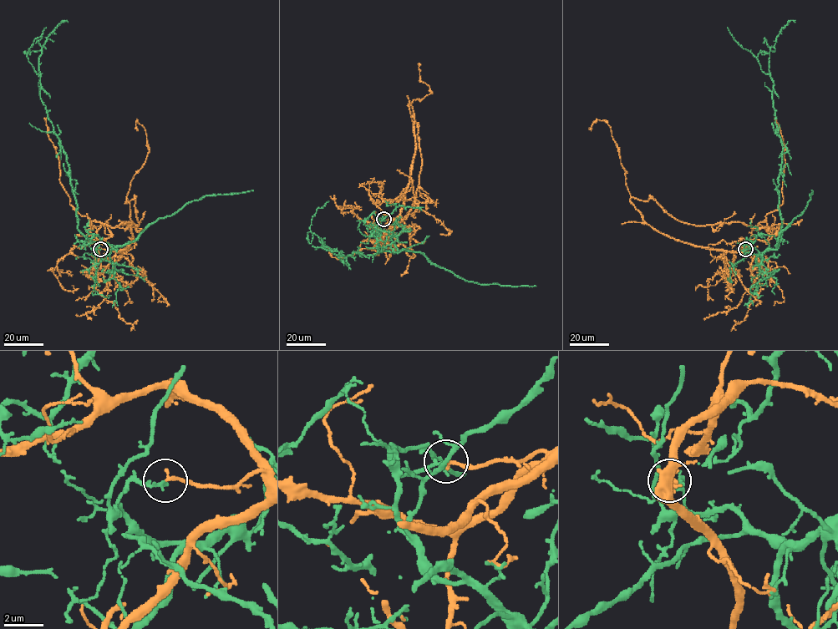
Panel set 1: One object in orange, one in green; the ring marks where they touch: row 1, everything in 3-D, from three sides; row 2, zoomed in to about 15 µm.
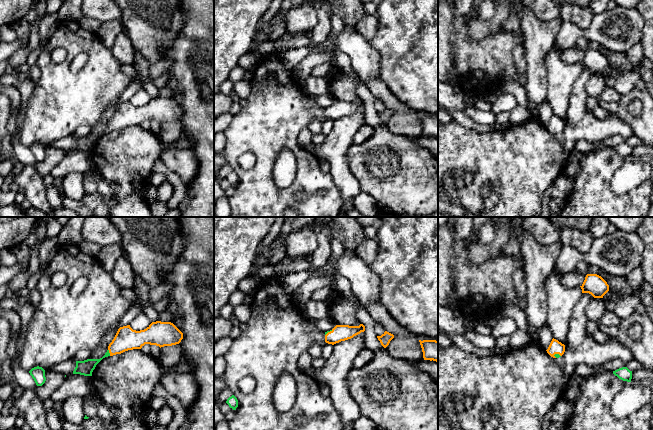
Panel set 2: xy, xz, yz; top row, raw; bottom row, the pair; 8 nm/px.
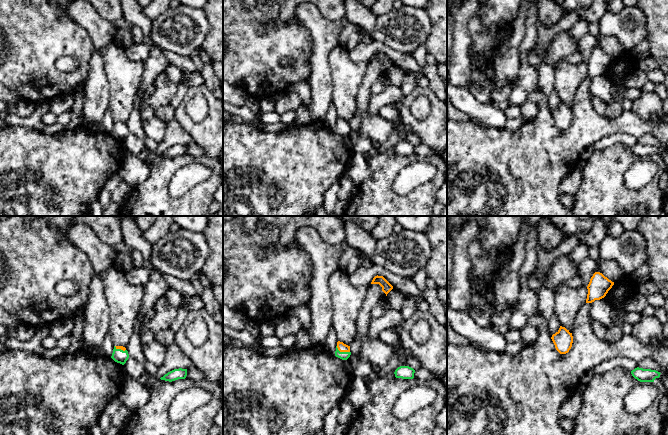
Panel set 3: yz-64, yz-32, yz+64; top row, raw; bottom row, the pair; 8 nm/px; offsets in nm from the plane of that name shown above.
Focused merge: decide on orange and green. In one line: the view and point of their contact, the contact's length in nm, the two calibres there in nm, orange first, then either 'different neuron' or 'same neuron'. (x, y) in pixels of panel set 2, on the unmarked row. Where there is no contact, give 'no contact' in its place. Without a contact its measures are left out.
xy (109, 128) | 60 nm | 180/120 nm | different neuron

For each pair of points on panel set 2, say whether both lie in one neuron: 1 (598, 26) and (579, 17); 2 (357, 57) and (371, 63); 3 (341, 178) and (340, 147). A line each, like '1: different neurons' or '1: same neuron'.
1: different neurons
2: same neuron
3: same neuron

